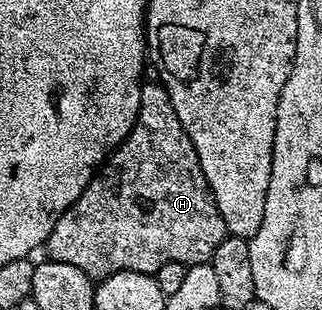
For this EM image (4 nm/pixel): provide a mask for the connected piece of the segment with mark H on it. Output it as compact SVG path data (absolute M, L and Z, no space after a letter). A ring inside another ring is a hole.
M145 80L140 86L140 110L136 116L134 127L124 136L124 141L121 145L116 146L108 154L104 164L100 166L96 176L86 187L86 191L82 191L82 195L78 195L76 202L60 216L58 223L54 223L54 231L50 231L46 242L47 256L51 260L58 263L70 263L93 279L103 279L114 275L118 271L138 271L139 273L151 273L154 275L158 271L158 267L162 267L166 263L182 263L189 267L203 265L211 262L218 243L222 243L222 239L229 236L226 223L218 211L218 203L214 199L212 188L206 183L206 175L202 171L198 151L194 151L194 143L190 139L190 135L186 135L186 131L178 119L178 111L174 111L174 103L170 103L170 95L166 91L166 87L161 85L159 80L151 80Z

